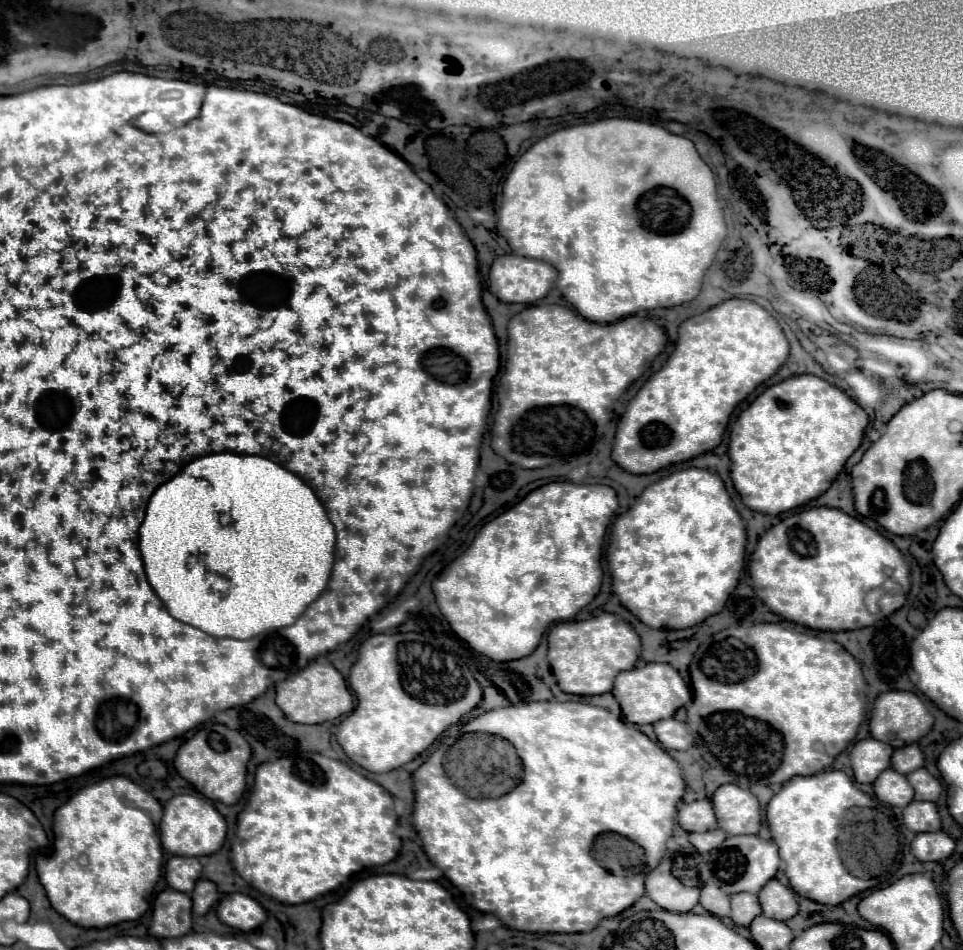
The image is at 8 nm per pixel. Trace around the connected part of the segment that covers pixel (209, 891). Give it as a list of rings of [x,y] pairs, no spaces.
[[[199,879],[197,887],[191,893],[193,899],[193,913],[195,915],[205,915],[217,901],[219,901],[219,893],[213,881],[207,879]]]

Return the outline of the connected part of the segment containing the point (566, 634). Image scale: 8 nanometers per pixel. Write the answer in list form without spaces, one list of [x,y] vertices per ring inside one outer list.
[[[599,613],[585,621],[565,621],[551,627],[547,661],[557,679],[557,685],[565,693],[573,695],[603,695],[613,689],[613,679],[619,671],[633,669],[641,641],[635,629],[613,613]]]

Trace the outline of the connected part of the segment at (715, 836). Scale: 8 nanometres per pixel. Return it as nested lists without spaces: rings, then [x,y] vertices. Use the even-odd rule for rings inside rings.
[[[721,829],[705,831],[705,833],[689,833],[689,841],[699,853],[707,853],[711,849],[717,849],[725,841],[725,837],[727,837],[727,833]]]

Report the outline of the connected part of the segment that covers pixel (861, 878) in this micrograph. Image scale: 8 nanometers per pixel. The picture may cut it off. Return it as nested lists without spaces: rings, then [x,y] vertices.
[[[821,771],[809,777],[789,779],[777,795],[767,805],[767,823],[773,841],[779,847],[779,855],[785,863],[785,875],[793,891],[825,905],[839,905],[849,897],[879,885],[881,875],[885,875],[897,857],[897,831],[891,823],[891,813],[883,803],[857,793],[857,799],[847,795],[845,801],[845,773],[843,771]]]

